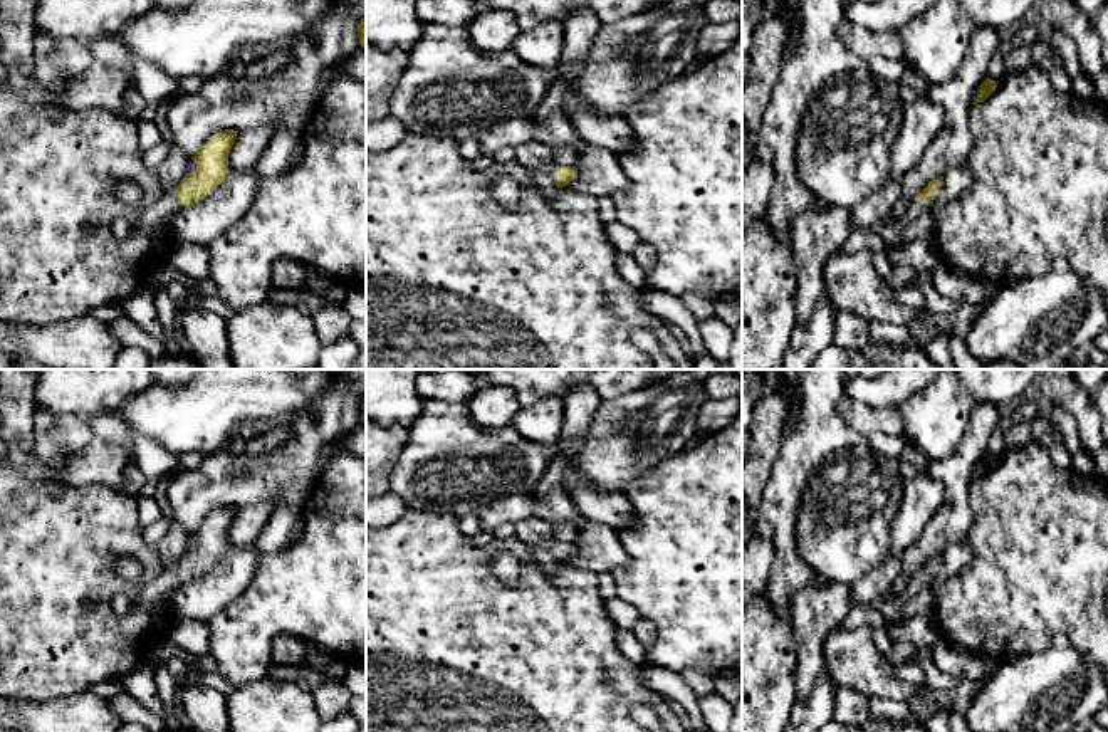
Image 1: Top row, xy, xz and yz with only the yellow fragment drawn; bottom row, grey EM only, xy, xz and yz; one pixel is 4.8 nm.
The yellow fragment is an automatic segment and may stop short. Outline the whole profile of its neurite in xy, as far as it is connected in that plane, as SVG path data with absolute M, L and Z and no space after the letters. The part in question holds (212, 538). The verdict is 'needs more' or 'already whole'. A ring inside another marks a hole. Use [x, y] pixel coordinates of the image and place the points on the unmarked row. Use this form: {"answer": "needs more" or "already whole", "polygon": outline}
{"answer": "needs more", "polygon": "M233 505L215 509L191 534L196 539L193 549L186 549L175 567L163 569L139 589L143 604L161 603L171 598L183 584L205 576L230 549L228 531L237 515Z"}

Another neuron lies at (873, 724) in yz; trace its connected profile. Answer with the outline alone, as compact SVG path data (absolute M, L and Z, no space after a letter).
M871 717L865 727L846 727L831 719L818 732L928 732L928 730L918 722L907 724Z

